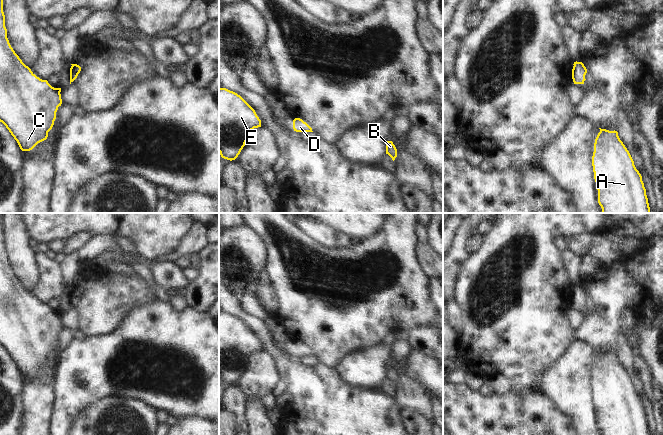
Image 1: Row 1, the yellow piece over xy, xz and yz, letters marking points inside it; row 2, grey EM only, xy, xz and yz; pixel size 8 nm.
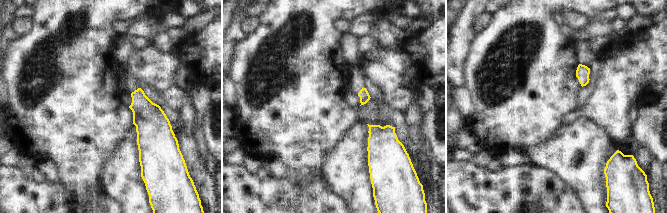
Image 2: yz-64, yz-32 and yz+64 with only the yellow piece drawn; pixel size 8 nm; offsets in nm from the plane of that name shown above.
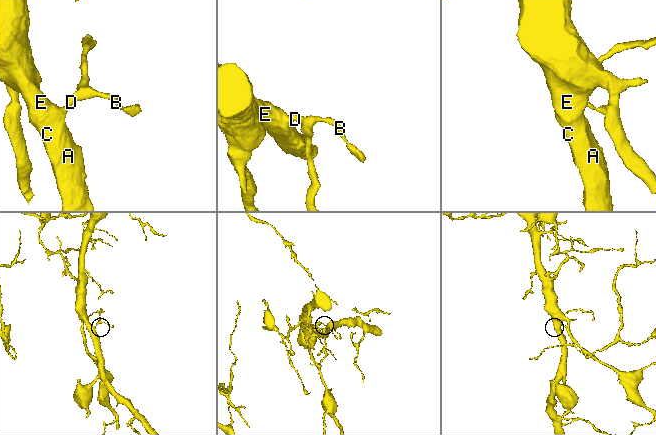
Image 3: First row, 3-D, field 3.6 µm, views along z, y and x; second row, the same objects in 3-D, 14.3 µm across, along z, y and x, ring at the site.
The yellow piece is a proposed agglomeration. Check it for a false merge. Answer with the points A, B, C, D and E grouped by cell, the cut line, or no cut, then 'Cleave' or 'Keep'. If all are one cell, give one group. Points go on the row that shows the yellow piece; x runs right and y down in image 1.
Groups: A B C D E. No split. Keep

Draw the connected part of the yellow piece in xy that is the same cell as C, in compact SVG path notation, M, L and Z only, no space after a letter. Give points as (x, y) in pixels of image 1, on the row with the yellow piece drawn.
M0 0L0 122L6 126L22 151L30 151L47 139L48 132L54 125L58 107L62 104L60 92L61 88L54 88L47 80L37 77L11 47L5 27L3 0Z

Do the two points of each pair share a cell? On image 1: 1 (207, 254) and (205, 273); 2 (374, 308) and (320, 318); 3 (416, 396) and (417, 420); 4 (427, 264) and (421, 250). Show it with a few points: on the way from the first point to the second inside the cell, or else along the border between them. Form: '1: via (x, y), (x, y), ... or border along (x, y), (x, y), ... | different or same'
1: via (207, 259), (207, 268) | same
2: via (361, 308), (353, 308), (346, 314), (333, 314) | same
3: border along (402, 407), (413, 408), (432, 424) | different
4: via (427, 261), (424, 253) | same

